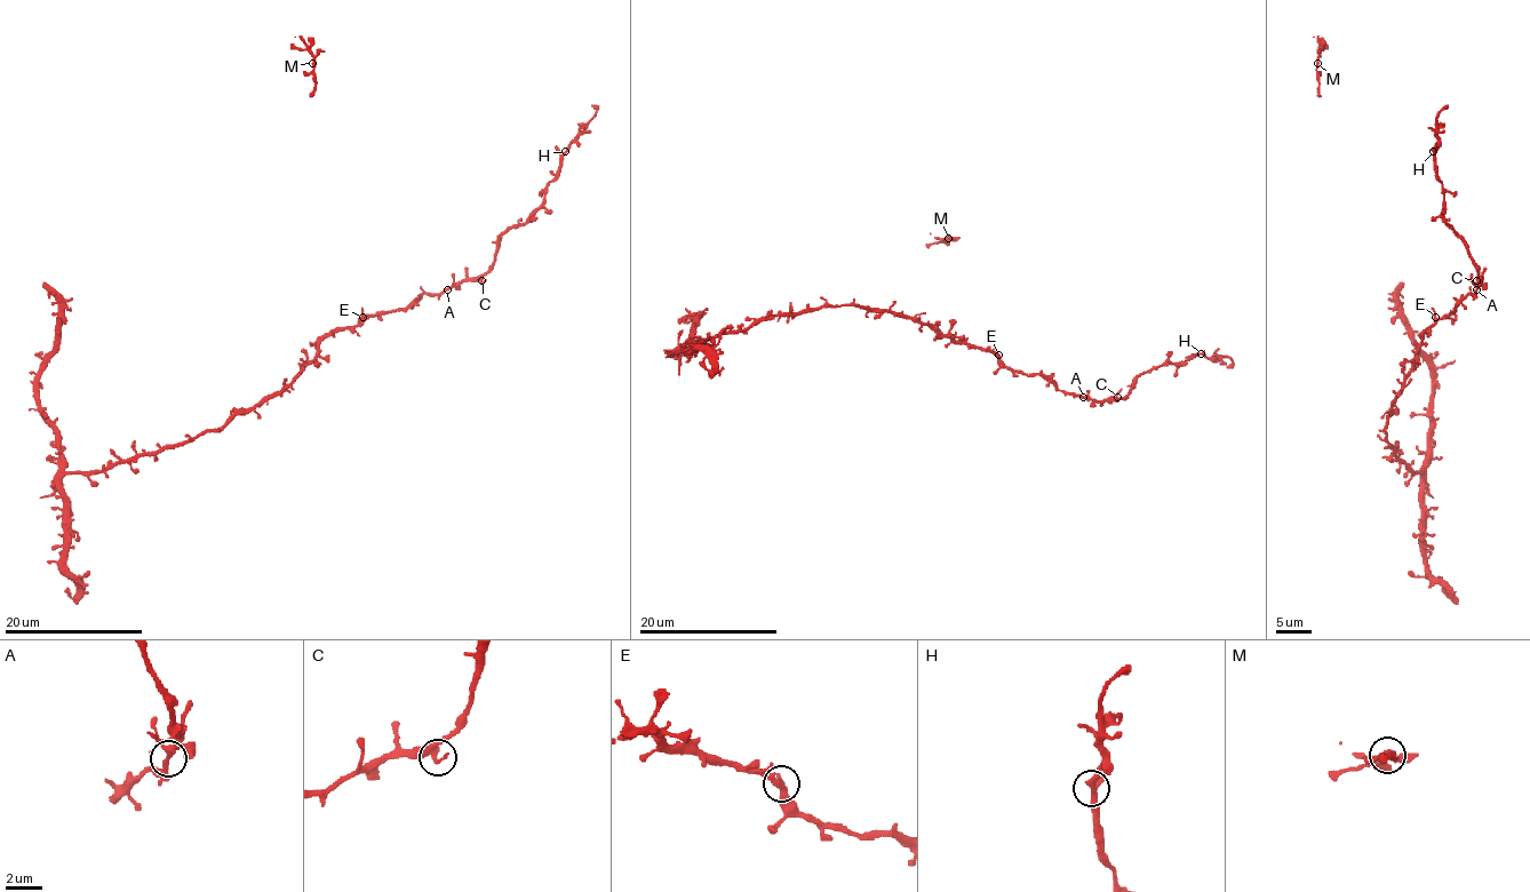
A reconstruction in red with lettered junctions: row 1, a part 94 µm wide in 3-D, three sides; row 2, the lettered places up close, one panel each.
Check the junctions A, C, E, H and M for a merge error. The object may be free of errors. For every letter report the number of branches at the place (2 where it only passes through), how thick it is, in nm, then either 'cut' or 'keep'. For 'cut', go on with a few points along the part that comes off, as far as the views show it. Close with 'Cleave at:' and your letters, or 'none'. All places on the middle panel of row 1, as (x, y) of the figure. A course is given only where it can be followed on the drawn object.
A: 3 | 240 nm | keep
C: 3 | 260 nm | keep
E: 3 | 280 nm | keep
H: 3 | 220 nm | keep
M: 3 | 200 nm | keep
Cleave at: none

